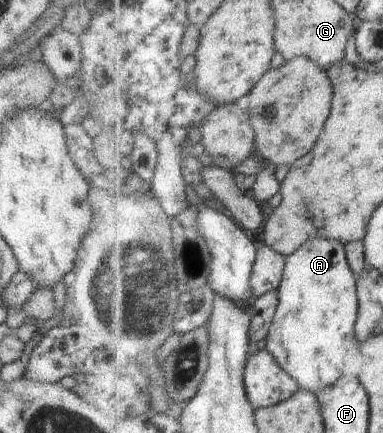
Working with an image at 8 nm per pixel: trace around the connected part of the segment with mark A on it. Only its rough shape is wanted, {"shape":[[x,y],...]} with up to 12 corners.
{"shape":[[347,246],[287,256],[266,348],[317,395],[341,380],[361,306]]}

